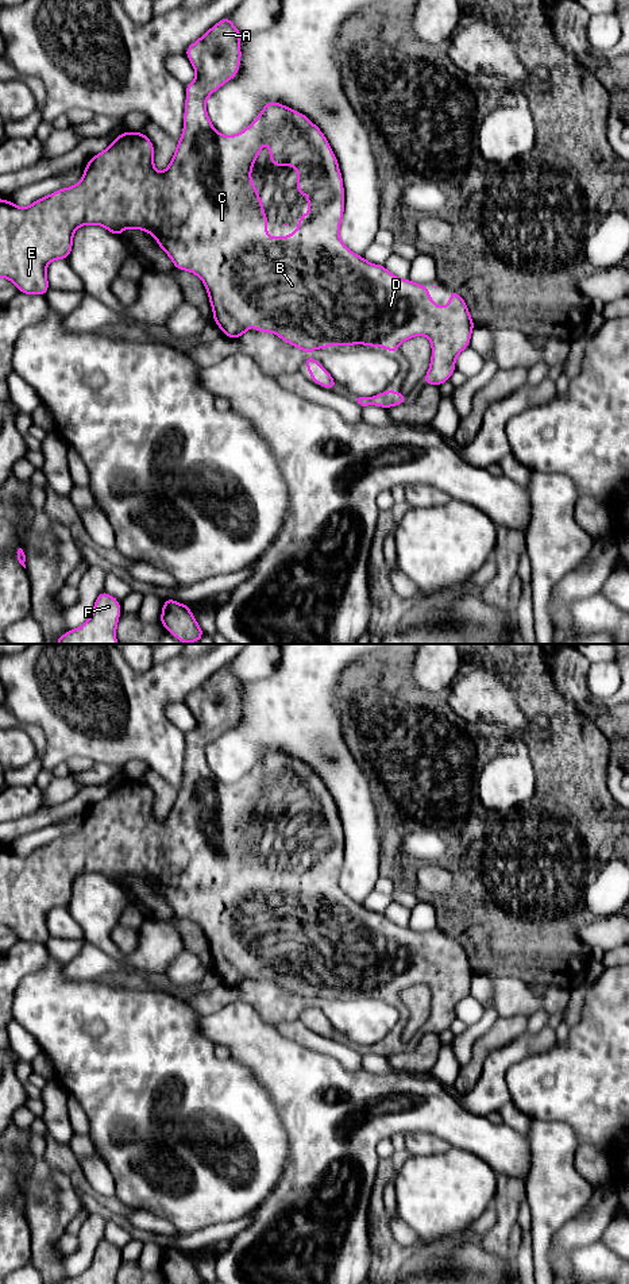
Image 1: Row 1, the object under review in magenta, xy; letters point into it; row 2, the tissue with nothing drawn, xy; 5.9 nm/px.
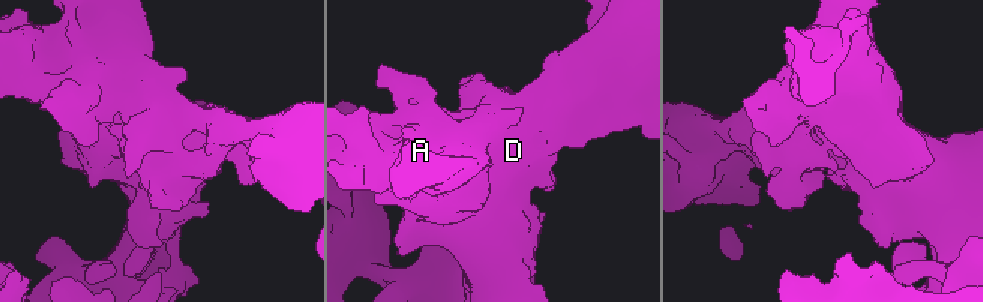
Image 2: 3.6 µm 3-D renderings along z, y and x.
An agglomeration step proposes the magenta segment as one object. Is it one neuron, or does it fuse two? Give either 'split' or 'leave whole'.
leave whole

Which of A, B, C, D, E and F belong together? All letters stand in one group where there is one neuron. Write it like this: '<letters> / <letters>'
A B C D E F

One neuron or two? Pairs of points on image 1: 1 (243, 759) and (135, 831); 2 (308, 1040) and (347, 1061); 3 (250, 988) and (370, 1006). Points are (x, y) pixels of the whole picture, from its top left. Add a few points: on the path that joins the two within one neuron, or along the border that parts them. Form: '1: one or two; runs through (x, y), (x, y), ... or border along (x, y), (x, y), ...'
1: two; border along (205, 748), (219, 781), (247, 775)
2: one; runs through (317, 1042), (328, 1045), (338, 1052)
3: one; runs through (280, 1002), (321, 1002), (340, 1006)

